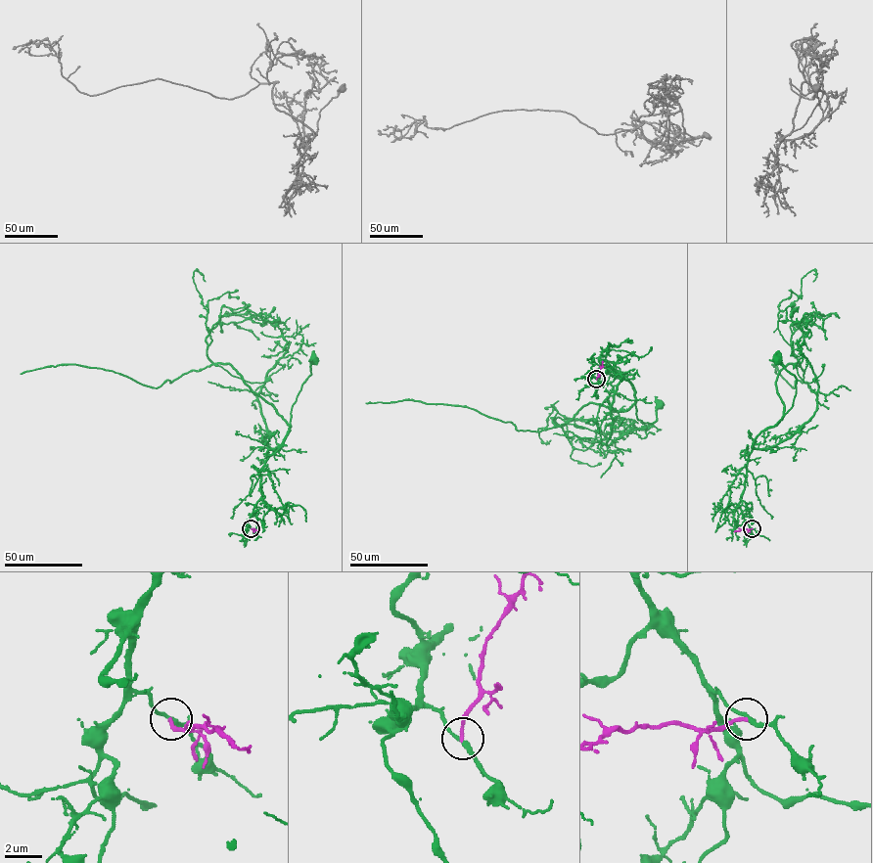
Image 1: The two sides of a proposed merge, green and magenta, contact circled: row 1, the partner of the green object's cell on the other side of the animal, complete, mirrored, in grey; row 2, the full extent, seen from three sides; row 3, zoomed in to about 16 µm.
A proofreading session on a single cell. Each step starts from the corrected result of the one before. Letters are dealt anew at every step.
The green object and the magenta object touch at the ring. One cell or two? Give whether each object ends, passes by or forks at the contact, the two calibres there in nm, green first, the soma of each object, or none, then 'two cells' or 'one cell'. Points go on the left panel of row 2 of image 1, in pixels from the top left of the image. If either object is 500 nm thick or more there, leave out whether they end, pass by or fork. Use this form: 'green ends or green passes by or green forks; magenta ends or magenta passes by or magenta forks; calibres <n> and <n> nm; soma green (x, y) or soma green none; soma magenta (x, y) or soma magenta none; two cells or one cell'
green passes by; magenta ends; calibres 240 and 190 nm; soma green (313, 359); soma magenta none; two cells

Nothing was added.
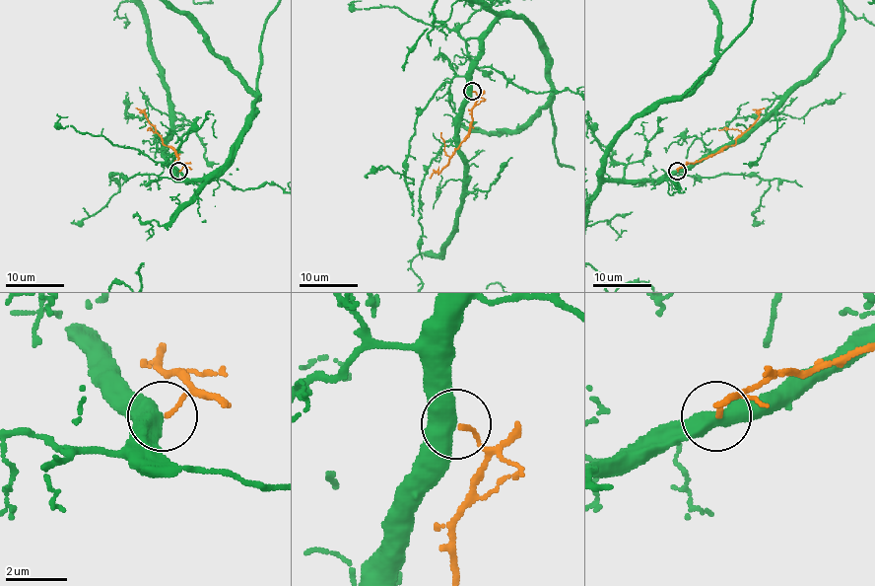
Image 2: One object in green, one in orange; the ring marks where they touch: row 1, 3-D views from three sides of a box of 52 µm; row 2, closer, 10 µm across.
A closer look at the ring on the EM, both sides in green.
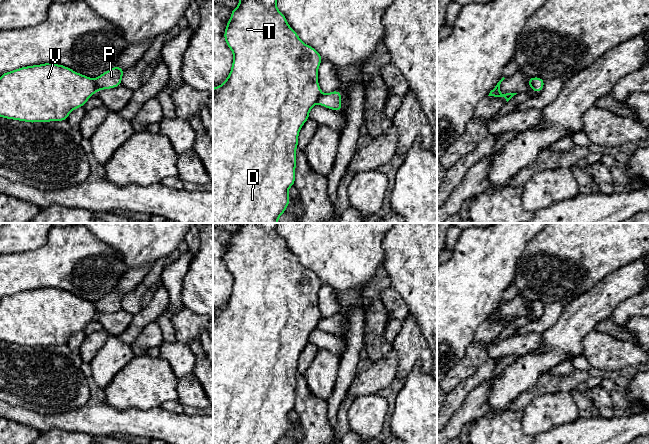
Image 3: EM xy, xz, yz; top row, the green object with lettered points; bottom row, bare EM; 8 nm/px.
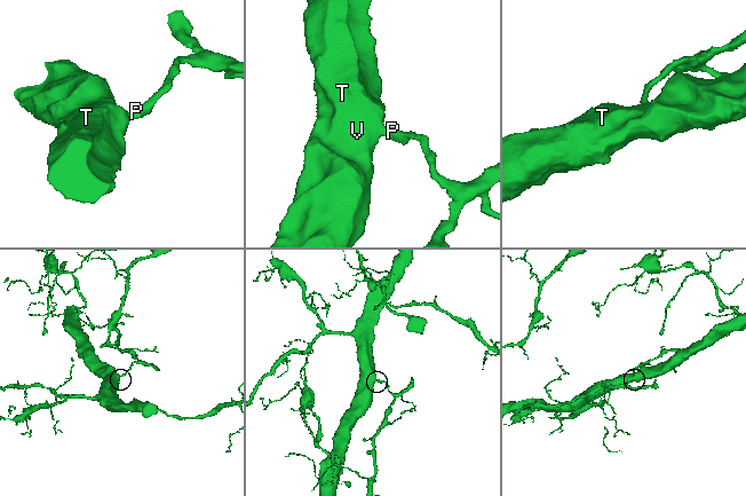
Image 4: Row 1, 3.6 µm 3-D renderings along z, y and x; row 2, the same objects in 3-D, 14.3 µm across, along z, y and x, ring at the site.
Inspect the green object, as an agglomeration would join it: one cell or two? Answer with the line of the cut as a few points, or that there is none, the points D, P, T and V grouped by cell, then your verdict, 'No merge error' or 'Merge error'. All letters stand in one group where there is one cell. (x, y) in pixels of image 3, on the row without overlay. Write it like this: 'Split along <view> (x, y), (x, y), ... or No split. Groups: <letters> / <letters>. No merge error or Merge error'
Split along xy (94, 303), (96, 314). Groups: D T V / P. Merge error

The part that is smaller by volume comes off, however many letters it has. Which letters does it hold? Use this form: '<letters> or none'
P

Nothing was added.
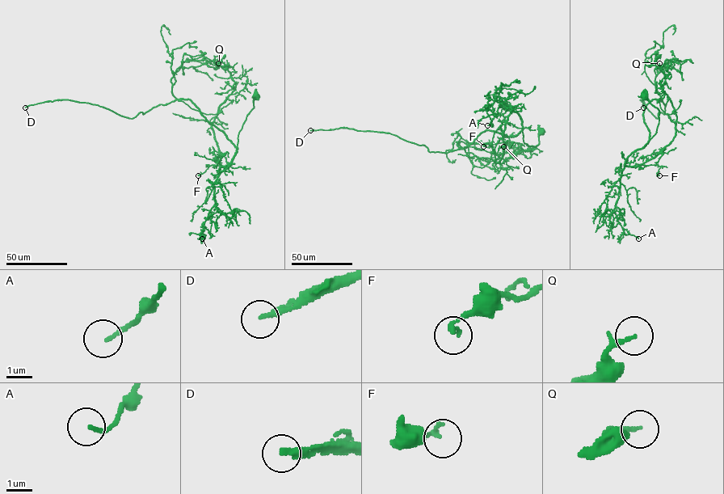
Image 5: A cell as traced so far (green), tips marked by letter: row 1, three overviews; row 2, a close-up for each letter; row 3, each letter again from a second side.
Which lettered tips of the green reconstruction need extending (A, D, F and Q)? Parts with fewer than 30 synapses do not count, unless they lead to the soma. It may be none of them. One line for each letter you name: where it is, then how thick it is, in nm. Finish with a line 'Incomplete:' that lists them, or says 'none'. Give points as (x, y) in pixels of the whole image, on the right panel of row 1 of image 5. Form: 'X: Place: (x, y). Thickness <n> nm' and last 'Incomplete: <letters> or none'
D: Place: (643, 107). Thickness 220 nm
Incomplete: D

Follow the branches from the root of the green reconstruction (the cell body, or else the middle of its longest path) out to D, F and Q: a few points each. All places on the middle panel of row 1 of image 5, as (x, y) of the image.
D: (540, 130), (536, 146), (524, 142), (522, 131), (507, 137), (486, 130), (447, 153), (387, 132), (310, 130)
F: (540, 130), (536, 146), (524, 143), (522, 119), (512, 111), (494, 132), (493, 147), (488, 143), (483, 146)
Q: (540, 130), (536, 146), (522, 131), (486, 130), (465, 148), (456, 141), (481, 167), (503, 146)

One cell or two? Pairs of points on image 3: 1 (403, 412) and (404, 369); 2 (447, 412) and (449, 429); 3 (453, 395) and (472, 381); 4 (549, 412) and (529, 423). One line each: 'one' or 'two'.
1: two
2: two
3: one
4: one

